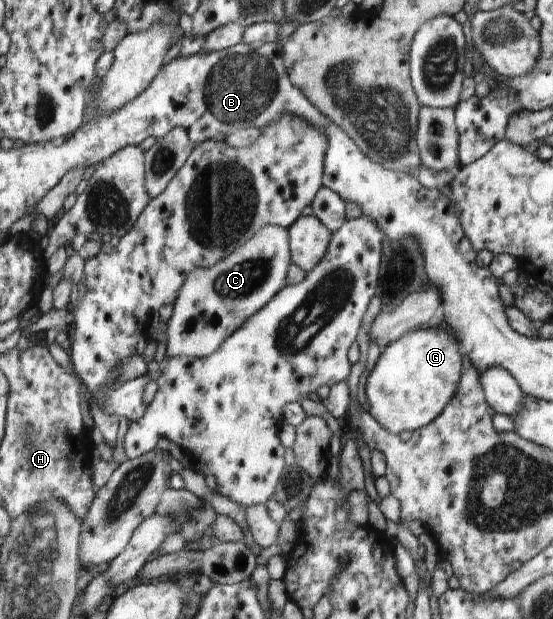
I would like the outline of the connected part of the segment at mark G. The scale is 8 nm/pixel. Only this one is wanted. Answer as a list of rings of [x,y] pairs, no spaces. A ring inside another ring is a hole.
[[[418,328],[406,331],[398,340],[381,350],[378,361],[369,372],[364,392],[368,400],[369,413],[382,428],[393,435],[399,435],[404,430],[414,432],[429,425],[455,395],[463,364],[464,353],[460,340],[456,340],[450,330]]]

